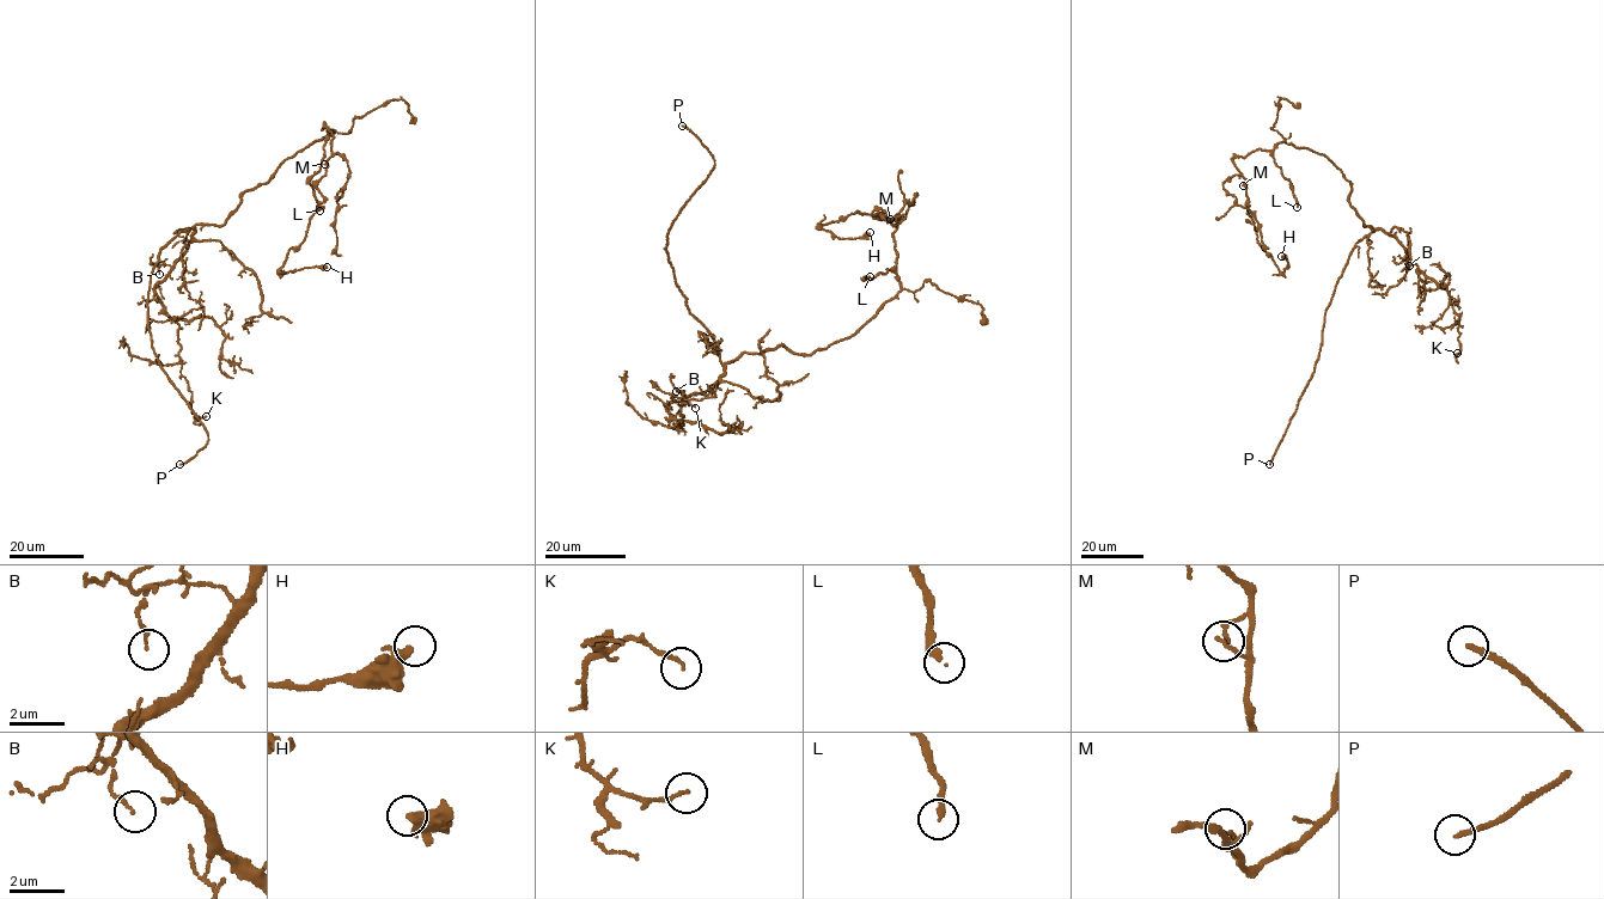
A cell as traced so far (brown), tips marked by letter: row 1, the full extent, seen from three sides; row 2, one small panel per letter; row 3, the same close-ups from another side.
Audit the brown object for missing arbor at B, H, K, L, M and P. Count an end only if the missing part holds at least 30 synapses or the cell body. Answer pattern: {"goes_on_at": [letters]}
{"goes_on_at": ["L", "P"]}

